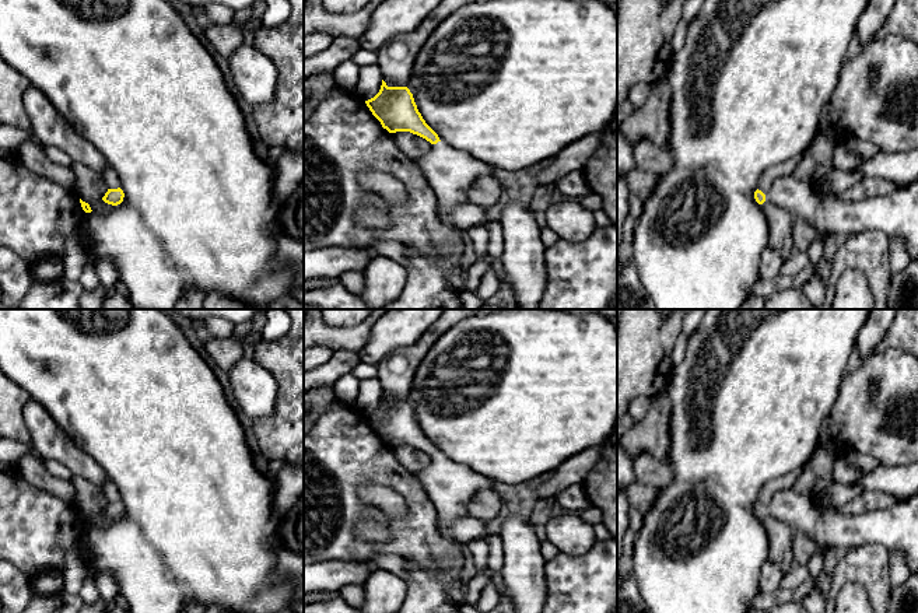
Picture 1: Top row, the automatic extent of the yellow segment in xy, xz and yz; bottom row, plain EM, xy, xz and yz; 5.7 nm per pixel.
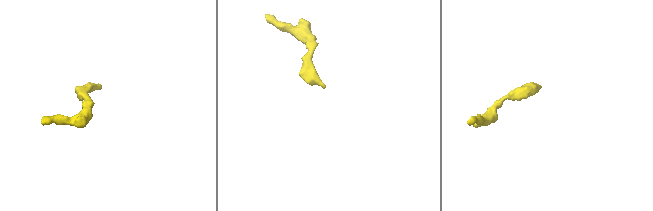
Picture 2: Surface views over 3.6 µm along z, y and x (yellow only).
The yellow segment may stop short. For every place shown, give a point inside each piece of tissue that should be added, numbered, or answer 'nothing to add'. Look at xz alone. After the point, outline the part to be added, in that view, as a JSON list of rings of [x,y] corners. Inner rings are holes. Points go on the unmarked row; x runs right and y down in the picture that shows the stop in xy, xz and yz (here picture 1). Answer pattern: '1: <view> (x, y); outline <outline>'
1: xz (451, 486); outline [[[444,455],[432,458],[431,465],[416,476],[425,487],[437,511],[438,535],[452,540],[460,549],[462,544],[448,535],[448,525],[467,515],[470,500],[481,490],[494,490],[495,483]]]

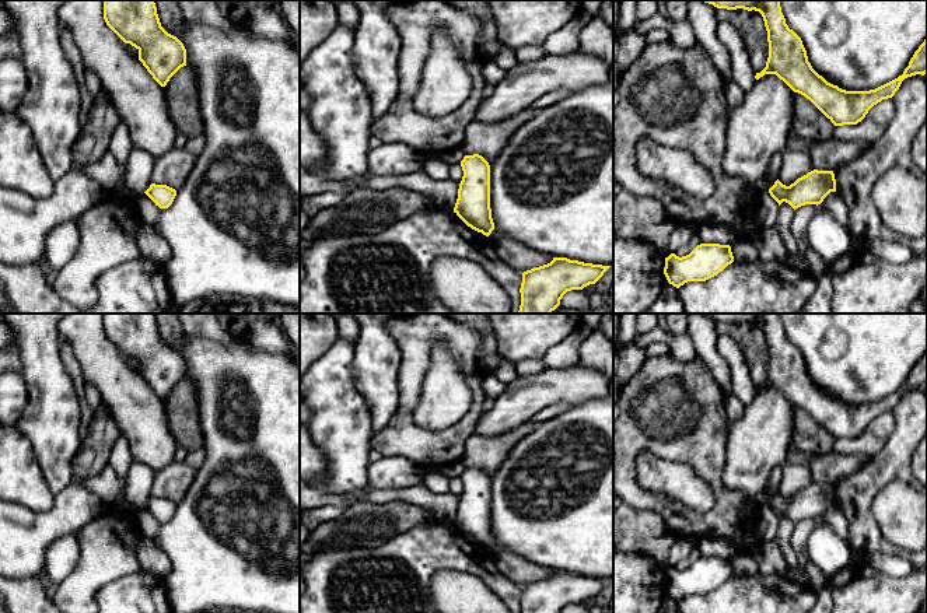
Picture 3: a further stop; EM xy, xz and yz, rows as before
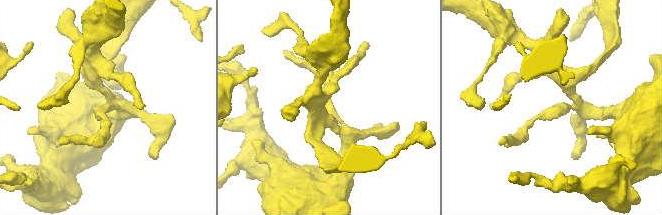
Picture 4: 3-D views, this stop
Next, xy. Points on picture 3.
nothing to add

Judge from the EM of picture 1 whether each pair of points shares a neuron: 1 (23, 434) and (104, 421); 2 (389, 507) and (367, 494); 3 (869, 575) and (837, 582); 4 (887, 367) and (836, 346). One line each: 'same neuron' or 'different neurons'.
1: different neurons
2: same neuron
3: same neuron
4: different neurons

